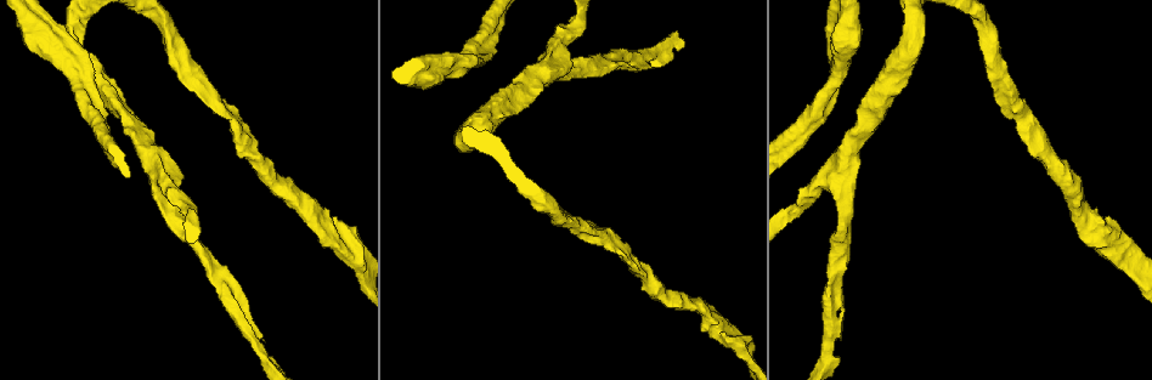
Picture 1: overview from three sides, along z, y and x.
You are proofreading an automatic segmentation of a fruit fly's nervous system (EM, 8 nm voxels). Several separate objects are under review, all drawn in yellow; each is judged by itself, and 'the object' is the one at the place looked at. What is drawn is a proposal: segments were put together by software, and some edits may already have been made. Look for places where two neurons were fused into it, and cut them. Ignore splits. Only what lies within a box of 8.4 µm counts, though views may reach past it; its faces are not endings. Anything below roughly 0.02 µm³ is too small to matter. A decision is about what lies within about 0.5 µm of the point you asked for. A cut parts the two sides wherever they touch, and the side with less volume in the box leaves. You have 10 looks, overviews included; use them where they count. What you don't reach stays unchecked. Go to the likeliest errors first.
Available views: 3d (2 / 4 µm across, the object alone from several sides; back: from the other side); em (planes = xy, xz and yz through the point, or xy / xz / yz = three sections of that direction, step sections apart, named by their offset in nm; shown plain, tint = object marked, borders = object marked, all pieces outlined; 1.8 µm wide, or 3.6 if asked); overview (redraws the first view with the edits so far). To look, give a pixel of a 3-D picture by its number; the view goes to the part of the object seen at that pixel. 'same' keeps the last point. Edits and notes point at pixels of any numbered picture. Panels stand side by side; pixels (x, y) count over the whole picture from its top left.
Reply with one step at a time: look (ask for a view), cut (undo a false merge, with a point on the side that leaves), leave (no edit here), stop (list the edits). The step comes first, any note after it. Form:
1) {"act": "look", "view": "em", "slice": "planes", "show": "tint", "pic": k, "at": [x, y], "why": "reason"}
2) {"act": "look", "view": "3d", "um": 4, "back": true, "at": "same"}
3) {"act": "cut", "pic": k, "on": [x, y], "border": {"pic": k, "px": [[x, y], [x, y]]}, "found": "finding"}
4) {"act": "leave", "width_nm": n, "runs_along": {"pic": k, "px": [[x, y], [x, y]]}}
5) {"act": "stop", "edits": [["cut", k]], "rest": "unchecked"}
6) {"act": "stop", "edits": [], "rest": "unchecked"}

{"act": "look", "view": "em", "um": 3.6, "slice": "yz", "step": 16, "show": "tint", "pic": 1, "at": [846, 193], "why": "three arms meet"}

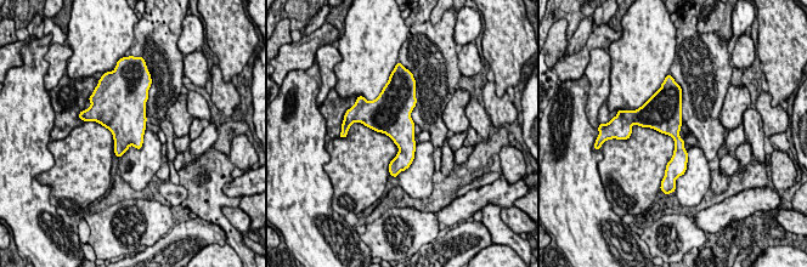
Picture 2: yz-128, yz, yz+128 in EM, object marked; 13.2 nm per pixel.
{"act": "leave", "found": "one neuron here"}

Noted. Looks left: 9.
{"act": "look", "view": "em", "slice": "xy", "step": 4, "show": "tint", "pic": 1, "at": [81, 85], "why": "arms part here"}

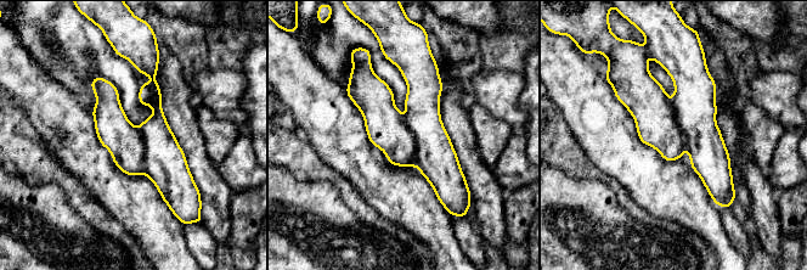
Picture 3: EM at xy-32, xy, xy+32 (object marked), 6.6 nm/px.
{"act": "look", "view": "em", "slice": "planes", "show": "tint", "at": "same"}

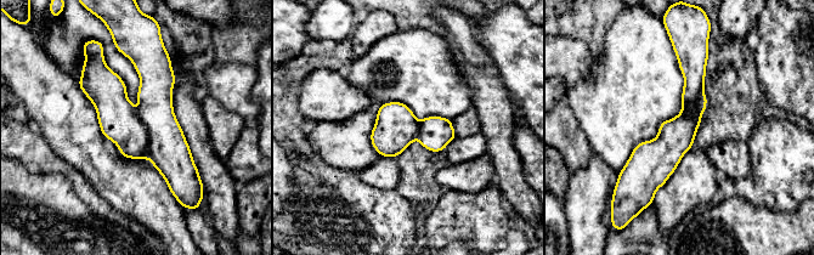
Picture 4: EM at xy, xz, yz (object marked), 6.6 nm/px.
{"act": "leave", "width_nm": 240, "found": "continuous, no second neuron"}

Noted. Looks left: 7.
{"act": "look", "view": "em", "um": 3.6, "slice": "planes", "show": "tint", "pic": 1, "at": [423, 74], "why": "thick turns thin"}

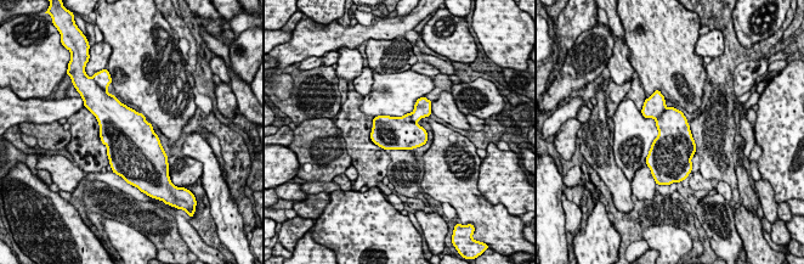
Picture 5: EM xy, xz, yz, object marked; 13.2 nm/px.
{"act": "leave", "found": "continuous, no second neuron"}

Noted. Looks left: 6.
{"act": "look", "view": "3d", "um": 4, "pic": 1, "at": [749, 347], "why": "three-way junction"}

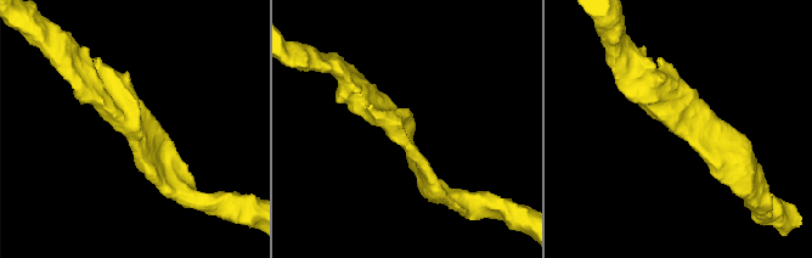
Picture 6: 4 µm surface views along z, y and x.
{"act": "look", "view": "em", "slice": "planes", "show": "tint", "pic": 6, "at": [679, 123], "arms": 3, "arm_widths_nm": [180, 220, 340], "why": "shape alone is not enough"}

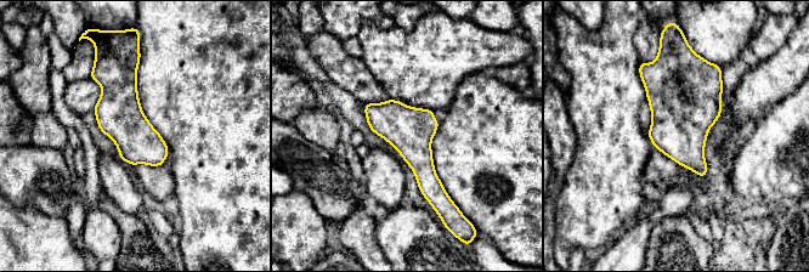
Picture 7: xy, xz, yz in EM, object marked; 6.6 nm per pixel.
{"act": "leave", "found": "continuous, no second neuron"}

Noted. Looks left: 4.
{"act": "stop", "edits": [], "rest": "unchecked"}

